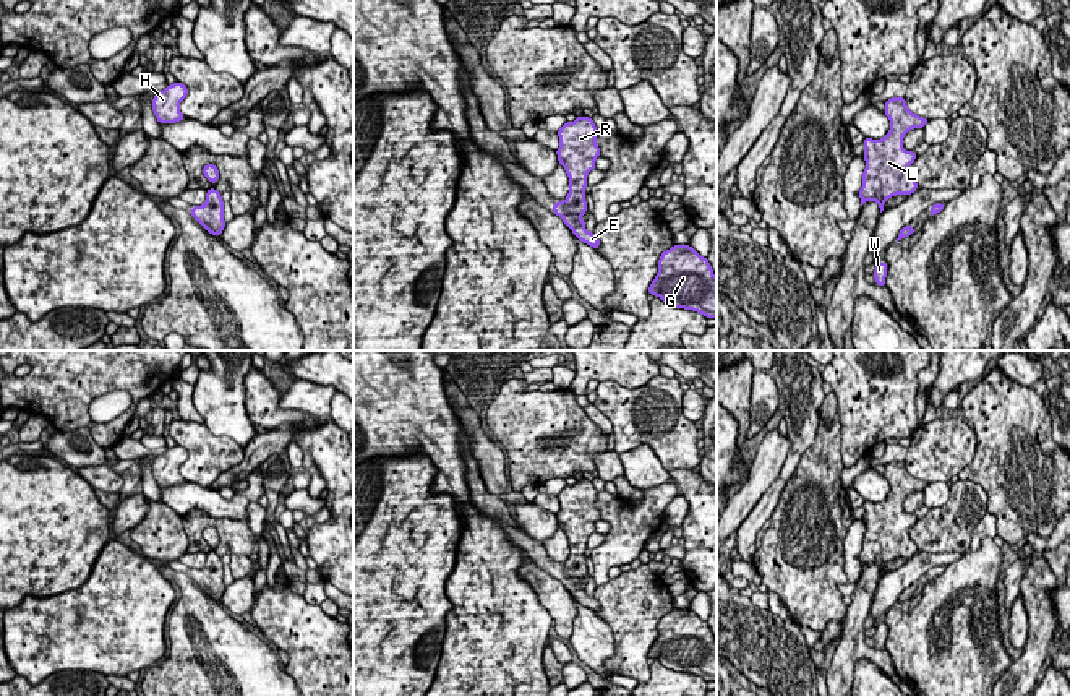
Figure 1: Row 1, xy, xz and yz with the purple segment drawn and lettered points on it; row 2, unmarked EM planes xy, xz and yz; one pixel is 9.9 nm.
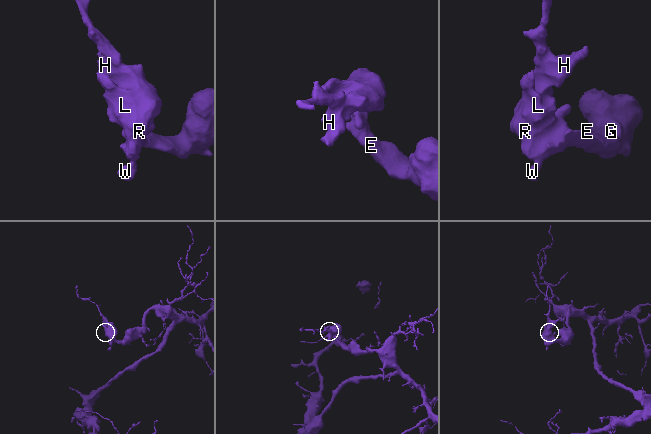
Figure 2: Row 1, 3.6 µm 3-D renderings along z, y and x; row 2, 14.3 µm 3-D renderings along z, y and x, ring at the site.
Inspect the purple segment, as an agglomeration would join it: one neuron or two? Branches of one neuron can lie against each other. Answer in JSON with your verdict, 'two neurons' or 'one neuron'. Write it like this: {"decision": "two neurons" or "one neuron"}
{"decision": "one neuron"}

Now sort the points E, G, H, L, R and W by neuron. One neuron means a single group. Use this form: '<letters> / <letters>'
E G H L R W

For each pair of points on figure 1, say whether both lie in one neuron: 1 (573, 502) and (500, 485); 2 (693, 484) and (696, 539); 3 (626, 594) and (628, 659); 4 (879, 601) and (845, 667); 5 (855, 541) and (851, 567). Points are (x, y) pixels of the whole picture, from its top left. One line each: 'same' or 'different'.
1: different
2: same
3: same
4: different
5: same

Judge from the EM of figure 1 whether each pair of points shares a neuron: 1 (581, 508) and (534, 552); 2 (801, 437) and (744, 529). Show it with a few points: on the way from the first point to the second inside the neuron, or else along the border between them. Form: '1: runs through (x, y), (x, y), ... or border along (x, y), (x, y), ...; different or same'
1: runs through (577, 531), (577, 555), (564, 568), (556, 568); same
2: runs through (791, 459), (790, 468), (766, 506); same

